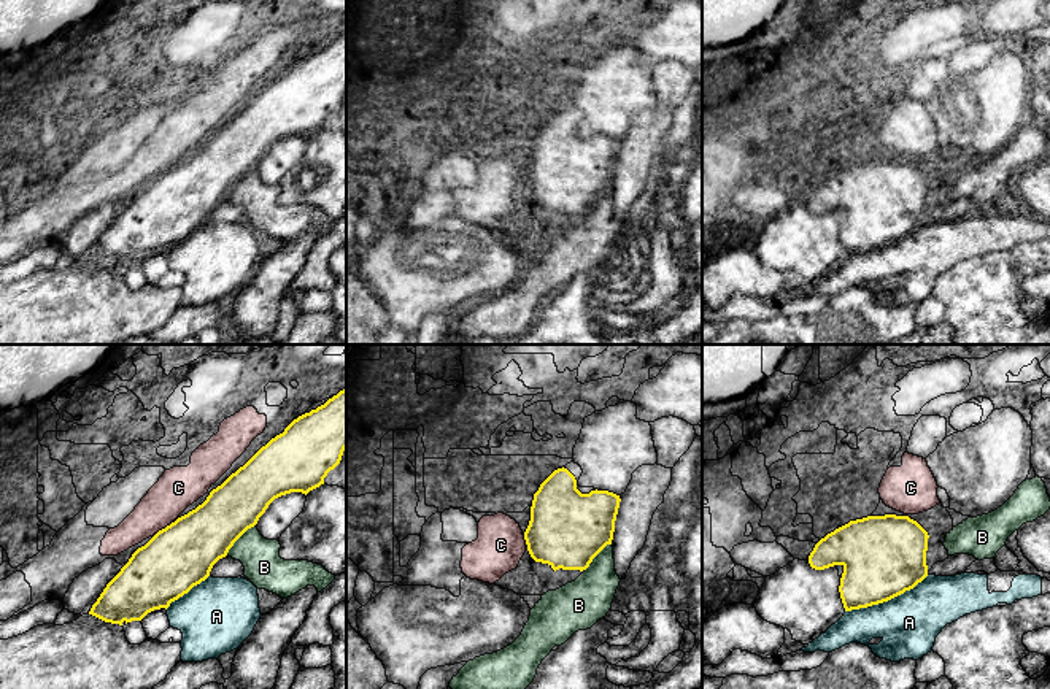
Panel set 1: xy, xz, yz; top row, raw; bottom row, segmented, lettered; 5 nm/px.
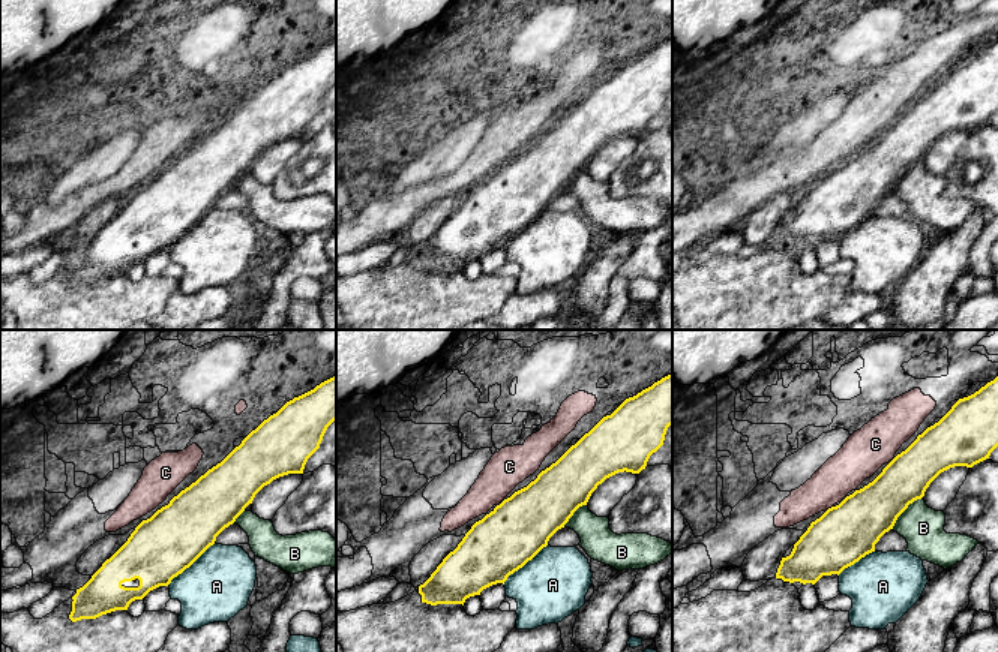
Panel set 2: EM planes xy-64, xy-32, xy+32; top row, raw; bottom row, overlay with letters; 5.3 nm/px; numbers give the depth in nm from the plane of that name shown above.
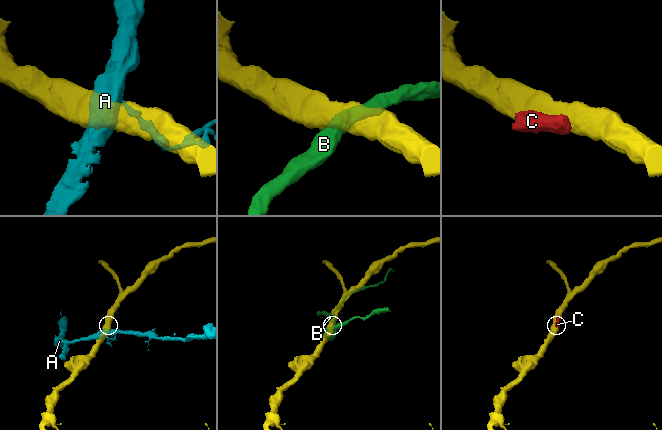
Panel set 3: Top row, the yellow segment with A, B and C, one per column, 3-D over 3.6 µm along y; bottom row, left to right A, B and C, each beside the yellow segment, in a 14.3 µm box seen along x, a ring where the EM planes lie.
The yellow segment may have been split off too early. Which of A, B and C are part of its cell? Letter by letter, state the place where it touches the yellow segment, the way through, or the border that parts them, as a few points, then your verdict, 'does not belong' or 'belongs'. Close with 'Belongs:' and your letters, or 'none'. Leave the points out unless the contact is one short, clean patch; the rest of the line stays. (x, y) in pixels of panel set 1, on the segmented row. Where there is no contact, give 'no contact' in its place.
A: contact yz (887, 600); does not belong
B: contact xy (239, 537); border xy (254, 524), (226, 554); does not belong
C: contact xy (165, 527); border xy (172, 521), (156, 534); does not belong
Belongs: none

